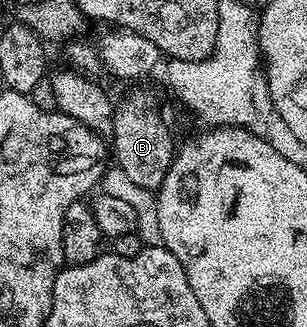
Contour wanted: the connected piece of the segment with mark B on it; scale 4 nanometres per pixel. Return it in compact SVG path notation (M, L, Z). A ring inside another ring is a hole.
M135 92L129 98L118 101L114 107L110 139L113 142L111 154L114 165L131 177L133 184L158 191L174 158L175 143L156 98Z

